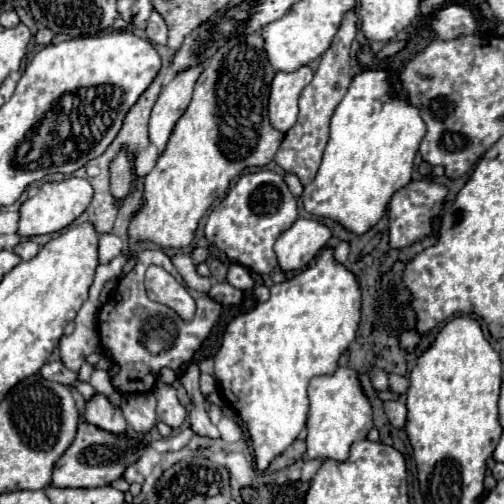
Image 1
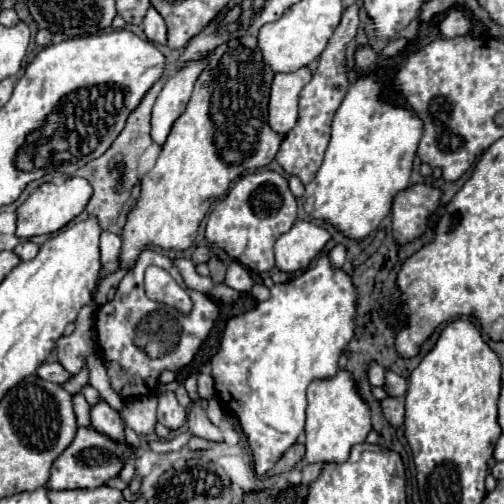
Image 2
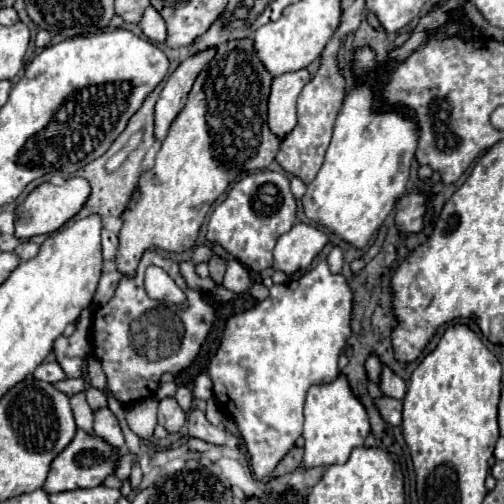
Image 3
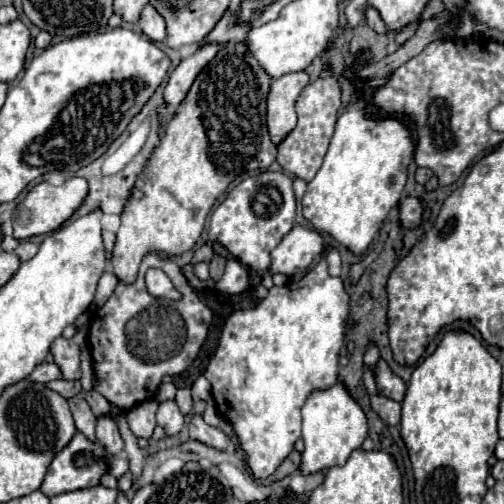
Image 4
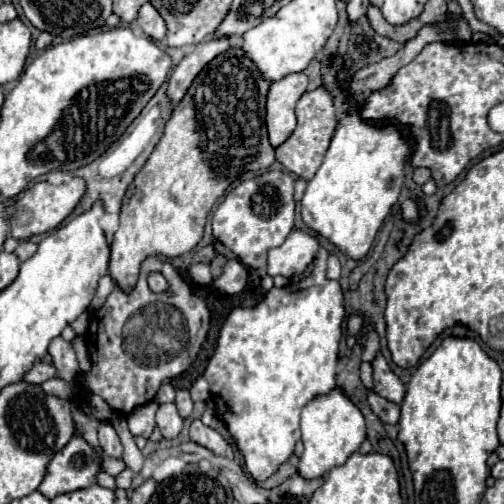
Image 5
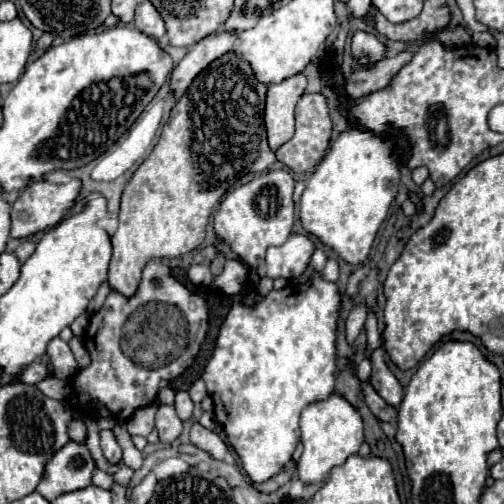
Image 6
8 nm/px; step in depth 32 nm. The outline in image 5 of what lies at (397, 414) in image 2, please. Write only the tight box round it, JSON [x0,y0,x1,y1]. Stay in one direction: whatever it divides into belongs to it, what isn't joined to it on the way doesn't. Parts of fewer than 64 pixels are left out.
[368,392,400,424]

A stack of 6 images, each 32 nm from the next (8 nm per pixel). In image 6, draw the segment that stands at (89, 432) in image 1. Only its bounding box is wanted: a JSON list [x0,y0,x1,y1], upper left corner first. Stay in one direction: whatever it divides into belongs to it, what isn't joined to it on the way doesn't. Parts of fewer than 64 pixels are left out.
[38,440,96,500]

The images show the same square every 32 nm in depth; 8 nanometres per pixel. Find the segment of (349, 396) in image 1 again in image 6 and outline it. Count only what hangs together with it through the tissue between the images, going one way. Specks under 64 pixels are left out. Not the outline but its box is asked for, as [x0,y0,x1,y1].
[298,392,364,484]

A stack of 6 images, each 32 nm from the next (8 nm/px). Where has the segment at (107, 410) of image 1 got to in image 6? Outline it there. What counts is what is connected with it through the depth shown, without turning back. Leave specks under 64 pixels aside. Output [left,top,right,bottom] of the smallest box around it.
[100,430,122,462]

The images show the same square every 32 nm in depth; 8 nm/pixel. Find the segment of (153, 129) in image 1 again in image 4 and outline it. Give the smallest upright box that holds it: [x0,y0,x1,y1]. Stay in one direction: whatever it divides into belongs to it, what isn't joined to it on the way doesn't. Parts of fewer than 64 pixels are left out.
[158,44,220,134]

